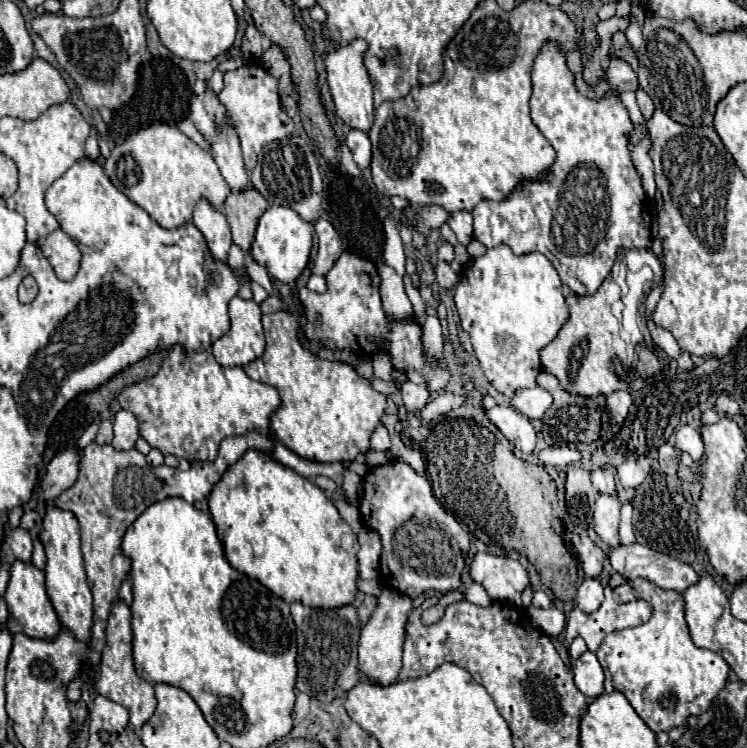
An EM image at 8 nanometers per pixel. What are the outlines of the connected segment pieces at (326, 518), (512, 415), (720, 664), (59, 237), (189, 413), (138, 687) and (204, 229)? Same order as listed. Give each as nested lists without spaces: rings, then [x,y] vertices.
[[[246,450],[238,462],[228,466],[220,482],[214,484],[208,496],[208,506],[222,538],[226,558],[238,572],[260,580],[286,602],[300,600],[302,604],[314,608],[338,608],[352,604],[358,580],[356,552],[360,546],[352,528],[340,518],[336,506],[316,484],[262,450]]]
[[[496,406],[492,410],[486,410],[490,422],[494,422],[498,426],[498,430],[522,452],[532,454],[536,450],[536,442],[538,442],[538,434],[532,426],[532,422],[520,414],[518,410],[514,410],[512,406]]]
[[[640,578],[614,588],[614,594],[618,594],[622,602],[628,598],[652,602],[652,618],[648,622],[608,634],[596,652],[602,668],[612,674],[614,690],[622,692],[628,702],[632,702],[632,708],[654,732],[668,732],[670,728],[682,726],[688,716],[700,716],[708,710],[710,702],[724,688],[730,666],[716,652],[692,644],[682,594],[662,590]]]
[[[54,230],[40,248],[60,280],[72,280],[76,276],[80,268],[80,250],[64,230]]]
[[[174,344],[170,354],[164,358],[160,370],[152,378],[144,378],[126,386],[118,394],[118,406],[136,414],[140,422],[140,436],[152,446],[158,448],[164,456],[172,454],[186,460],[214,460],[220,442],[226,436],[246,434],[248,430],[260,430],[262,434],[270,436],[268,416],[278,408],[280,396],[276,388],[252,380],[240,366],[224,368],[220,366],[212,352],[188,352],[182,344]]]
[[[116,600],[110,610],[108,626],[106,626],[106,648],[102,650],[102,660],[100,660],[100,674],[96,678],[94,690],[100,696],[106,696],[108,700],[114,700],[122,704],[130,712],[130,722],[140,728],[156,710],[156,698],[154,698],[154,688],[150,682],[142,680],[134,672],[134,662],[132,662],[132,628],[130,628],[130,608],[126,606],[124,600]]]
[[[200,198],[196,208],[194,208],[192,222],[204,234],[204,238],[208,242],[208,248],[212,250],[214,258],[216,260],[226,260],[232,238],[230,238],[230,226],[228,226],[228,220],[226,220],[224,212],[218,210],[216,206],[212,206],[206,198]]]

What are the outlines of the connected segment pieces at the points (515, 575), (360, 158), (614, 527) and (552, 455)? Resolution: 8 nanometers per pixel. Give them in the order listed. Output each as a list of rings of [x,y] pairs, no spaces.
[[[476,552],[470,560],[470,578],[484,586],[492,600],[520,606],[520,594],[528,584],[528,574],[518,560]]]
[[[348,130],[346,132],[346,138],[344,138],[346,146],[352,150],[352,156],[354,156],[354,162],[364,170],[370,166],[370,138],[366,132],[362,130]]]
[[[600,494],[594,504],[594,528],[608,546],[620,544],[618,540],[620,508],[622,508],[620,496],[612,496],[612,494]]]
[[[569,447],[547,448],[537,452],[538,458],[545,465],[566,466],[581,459],[581,453]]]

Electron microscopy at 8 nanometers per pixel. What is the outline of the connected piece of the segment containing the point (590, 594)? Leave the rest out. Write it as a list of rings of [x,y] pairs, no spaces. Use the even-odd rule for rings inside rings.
[[[584,578],[584,582],[578,588],[578,596],[576,596],[576,606],[584,612],[594,612],[600,608],[604,600],[604,592],[602,592],[602,584],[596,578]]]

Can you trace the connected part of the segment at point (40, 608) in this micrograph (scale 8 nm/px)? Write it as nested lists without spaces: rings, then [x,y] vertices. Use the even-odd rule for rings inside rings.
[[[16,560],[10,568],[10,582],[8,582],[4,598],[8,604],[8,630],[12,634],[22,632],[22,634],[26,634],[30,638],[38,638],[38,640],[54,640],[60,634],[62,626],[50,604],[50,598],[46,596],[44,572],[38,570],[36,566]]]

